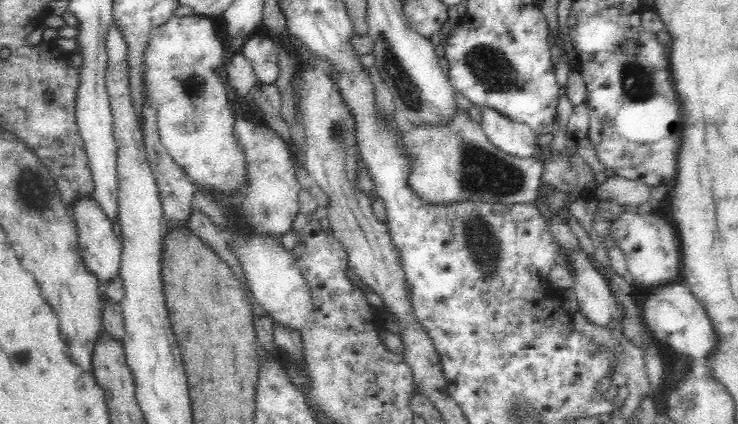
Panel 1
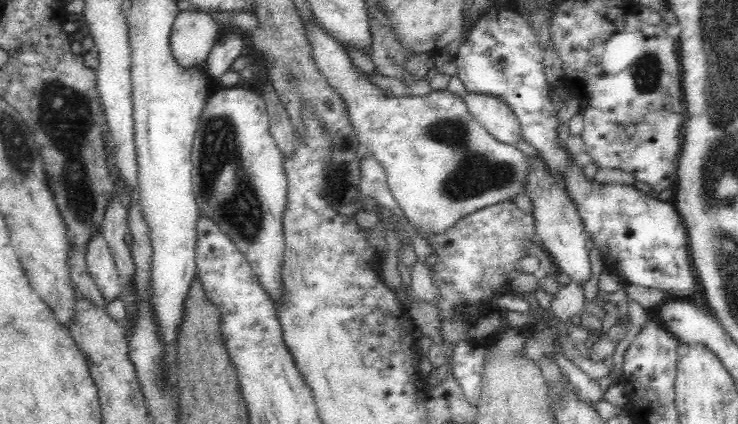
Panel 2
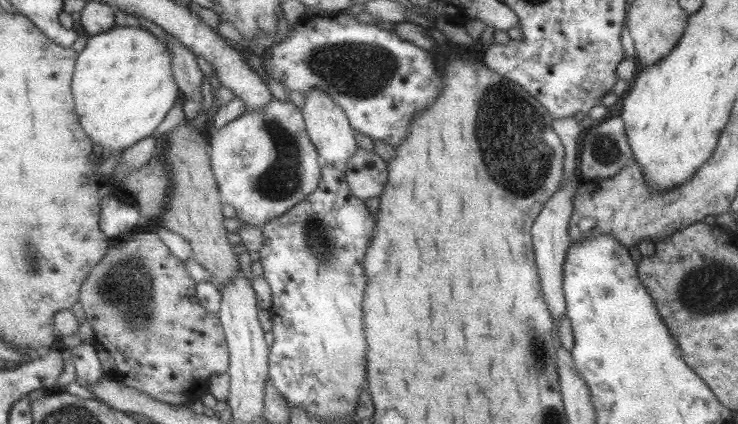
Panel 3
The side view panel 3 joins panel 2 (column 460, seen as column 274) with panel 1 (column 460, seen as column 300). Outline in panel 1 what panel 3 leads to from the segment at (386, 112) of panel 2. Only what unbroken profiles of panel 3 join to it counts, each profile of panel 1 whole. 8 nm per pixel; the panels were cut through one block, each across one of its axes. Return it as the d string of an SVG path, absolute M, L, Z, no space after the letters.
M460 109L459 113L445 125L412 125L402 126L401 144L410 151L413 163L409 174L409 186L418 196L430 204L448 204L448 202L514 203L531 202L536 204L536 190L540 184L542 162L532 158L515 158L497 149L488 140L480 124L472 121L471 115Z

